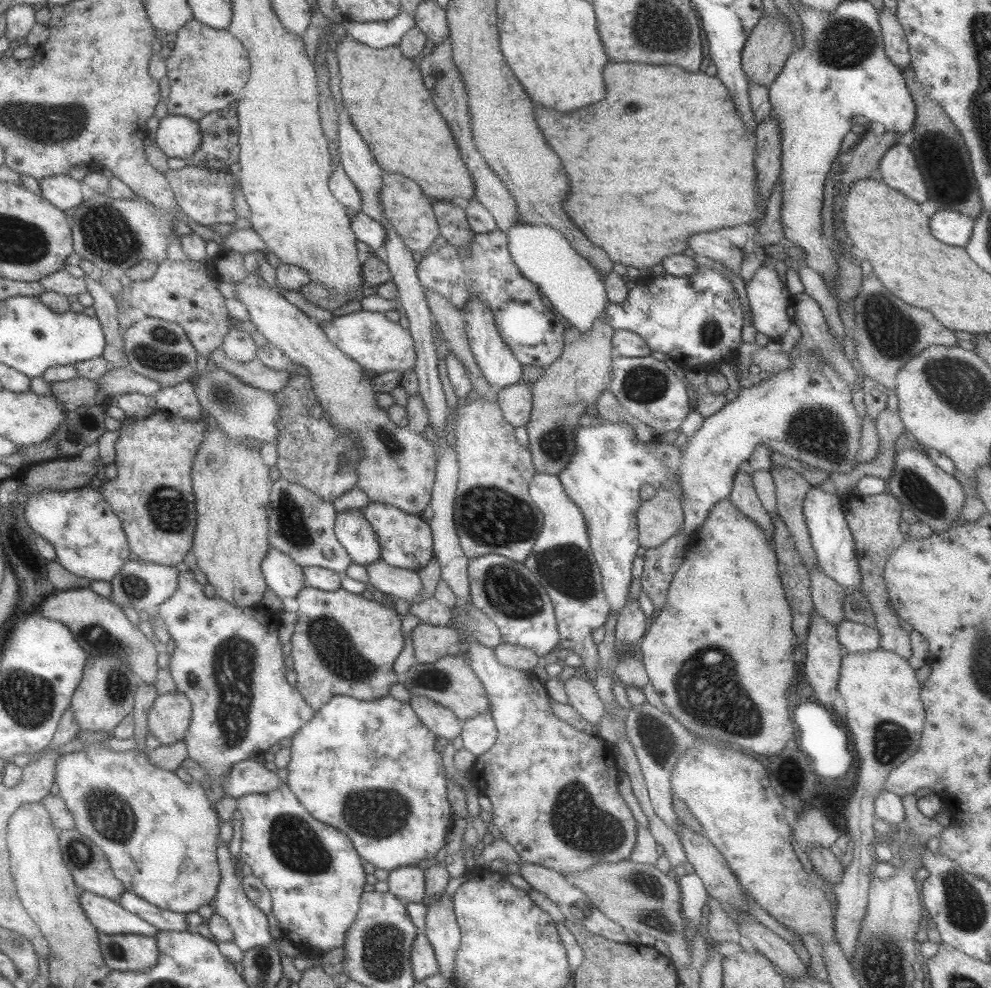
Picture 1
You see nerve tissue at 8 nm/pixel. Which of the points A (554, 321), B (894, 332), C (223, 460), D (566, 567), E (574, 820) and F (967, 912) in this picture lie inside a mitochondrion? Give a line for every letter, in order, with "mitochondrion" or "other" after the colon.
A: other
B: mitochondrion
C: other
D: mitochondrion
E: mitochondrion
F: mitochondrion

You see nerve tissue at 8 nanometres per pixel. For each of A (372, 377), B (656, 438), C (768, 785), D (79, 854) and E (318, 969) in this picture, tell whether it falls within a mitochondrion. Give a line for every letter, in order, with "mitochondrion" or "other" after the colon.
A: other
B: other
C: other
D: mitochondrion
E: other

